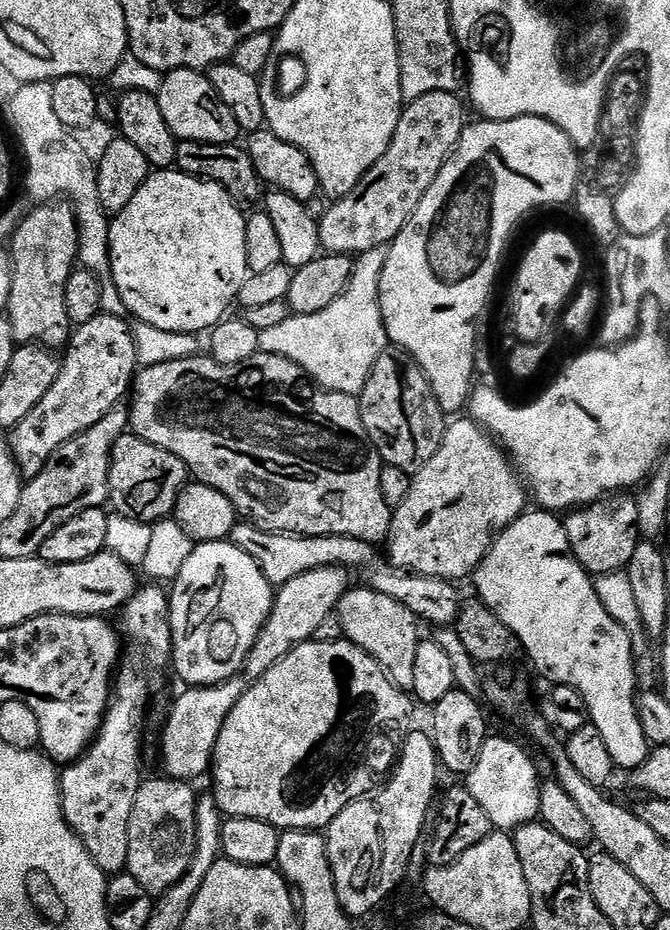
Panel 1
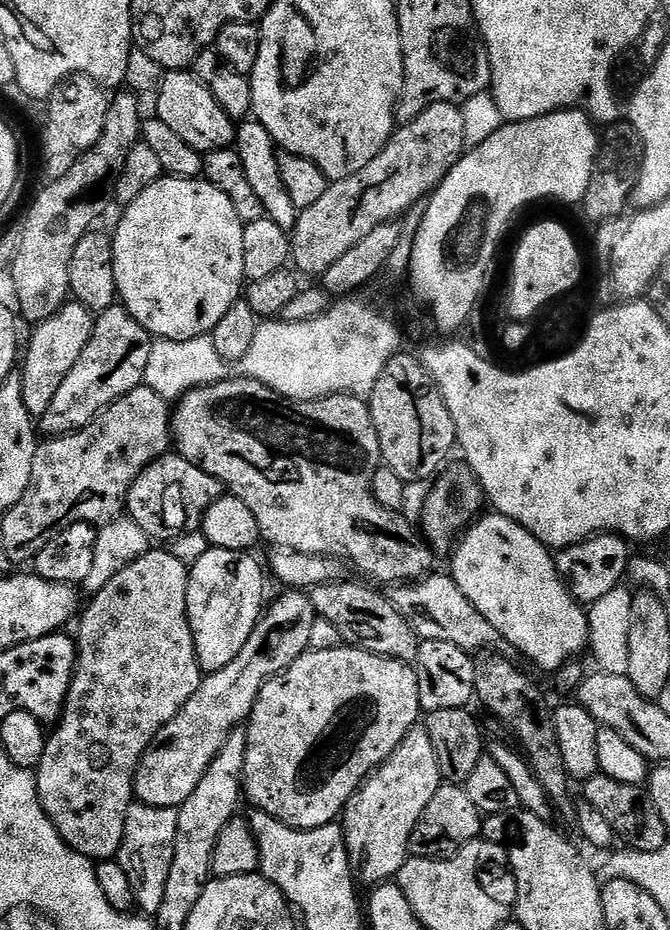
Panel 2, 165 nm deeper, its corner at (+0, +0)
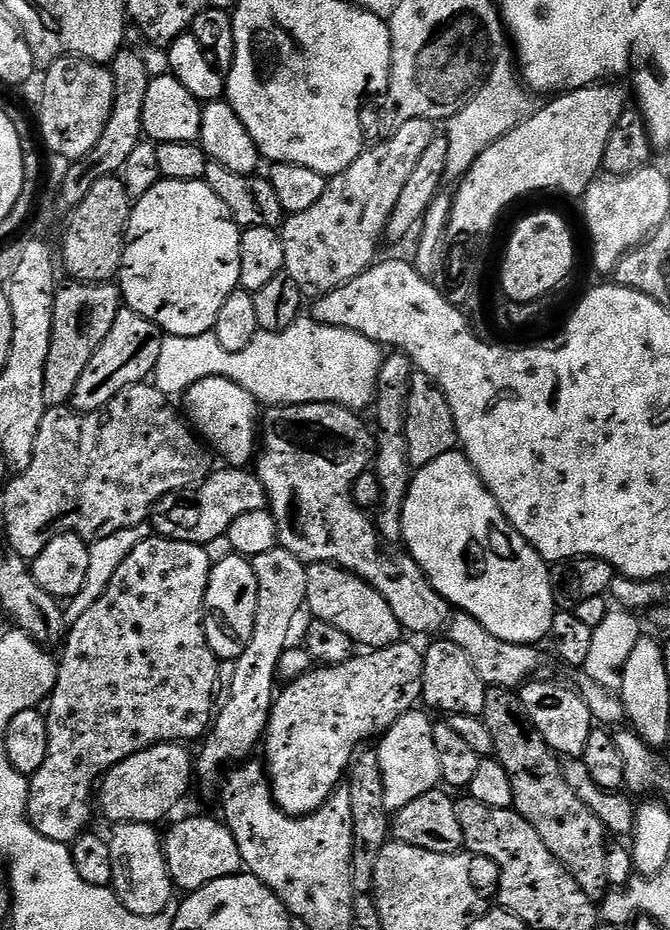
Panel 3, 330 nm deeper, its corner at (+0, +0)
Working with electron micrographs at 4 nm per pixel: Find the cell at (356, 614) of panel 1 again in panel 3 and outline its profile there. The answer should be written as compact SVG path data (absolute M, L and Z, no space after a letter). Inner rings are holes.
M335 564L308 565L304 602L315 619L338 626L338 630L350 634L353 645L360 647L361 644L364 647L361 649L389 648L391 644L401 643L402 629L398 618L394 618L394 610L390 610L390 602L386 602L386 598L382 598L374 586Z

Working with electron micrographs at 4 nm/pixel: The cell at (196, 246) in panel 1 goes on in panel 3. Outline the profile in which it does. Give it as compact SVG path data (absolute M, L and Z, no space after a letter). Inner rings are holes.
M161 179L130 208L124 257L118 273L123 303L170 336L197 336L213 331L226 298L240 288L241 231L230 210L226 210L226 202L222 202L222 198L218 198L218 194L214 194L203 180L178 182Z

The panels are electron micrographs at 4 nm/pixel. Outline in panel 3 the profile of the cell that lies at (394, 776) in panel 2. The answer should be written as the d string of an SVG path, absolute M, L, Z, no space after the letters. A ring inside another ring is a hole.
M420 711L402 714L379 737L382 786L386 794L386 806L392 814L409 802L414 802L414 798L422 798L422 794L434 790L441 783L438 750L434 750L434 720L427 711Z

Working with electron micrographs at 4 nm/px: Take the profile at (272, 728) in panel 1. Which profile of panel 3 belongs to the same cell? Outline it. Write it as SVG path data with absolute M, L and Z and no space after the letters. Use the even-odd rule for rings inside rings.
M401 642L367 654L353 655L351 660L341 664L313 667L295 680L287 681L272 703L268 730L262 741L266 779L272 785L276 807L287 816L308 816L311 812L317 812L341 787L356 749L371 741L368 739L372 735L375 737L383 733L398 717L413 711L421 703L423 673L423 651Z

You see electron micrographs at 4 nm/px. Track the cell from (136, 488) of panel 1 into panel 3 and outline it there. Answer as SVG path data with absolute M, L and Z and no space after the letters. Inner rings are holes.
M244 466L223 467L217 467L200 483L160 499L152 508L150 517L155 535L207 546L214 542L214 538L228 535L234 518L242 518L242 514L250 514L254 510L265 510L268 495L255 471Z

